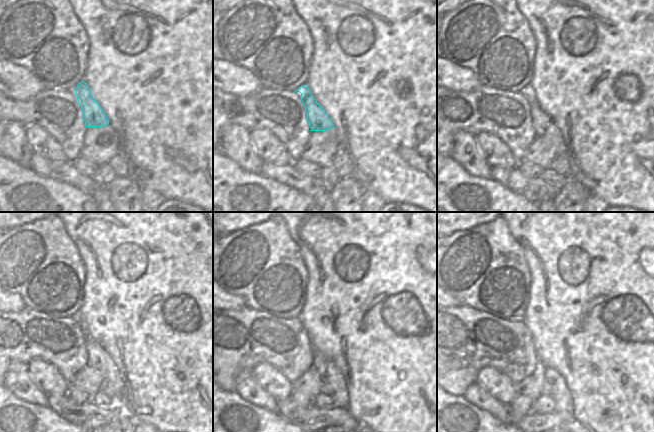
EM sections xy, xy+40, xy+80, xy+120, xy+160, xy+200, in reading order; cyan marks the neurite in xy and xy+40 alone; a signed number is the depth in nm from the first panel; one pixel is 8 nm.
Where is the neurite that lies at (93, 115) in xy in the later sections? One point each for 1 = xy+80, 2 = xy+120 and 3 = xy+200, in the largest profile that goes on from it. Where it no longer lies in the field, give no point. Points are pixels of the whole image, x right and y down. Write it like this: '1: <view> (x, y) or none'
1: xy+80 (543, 125)
2: xy+120 (97, 358)
3: xy+200 (563, 400)

